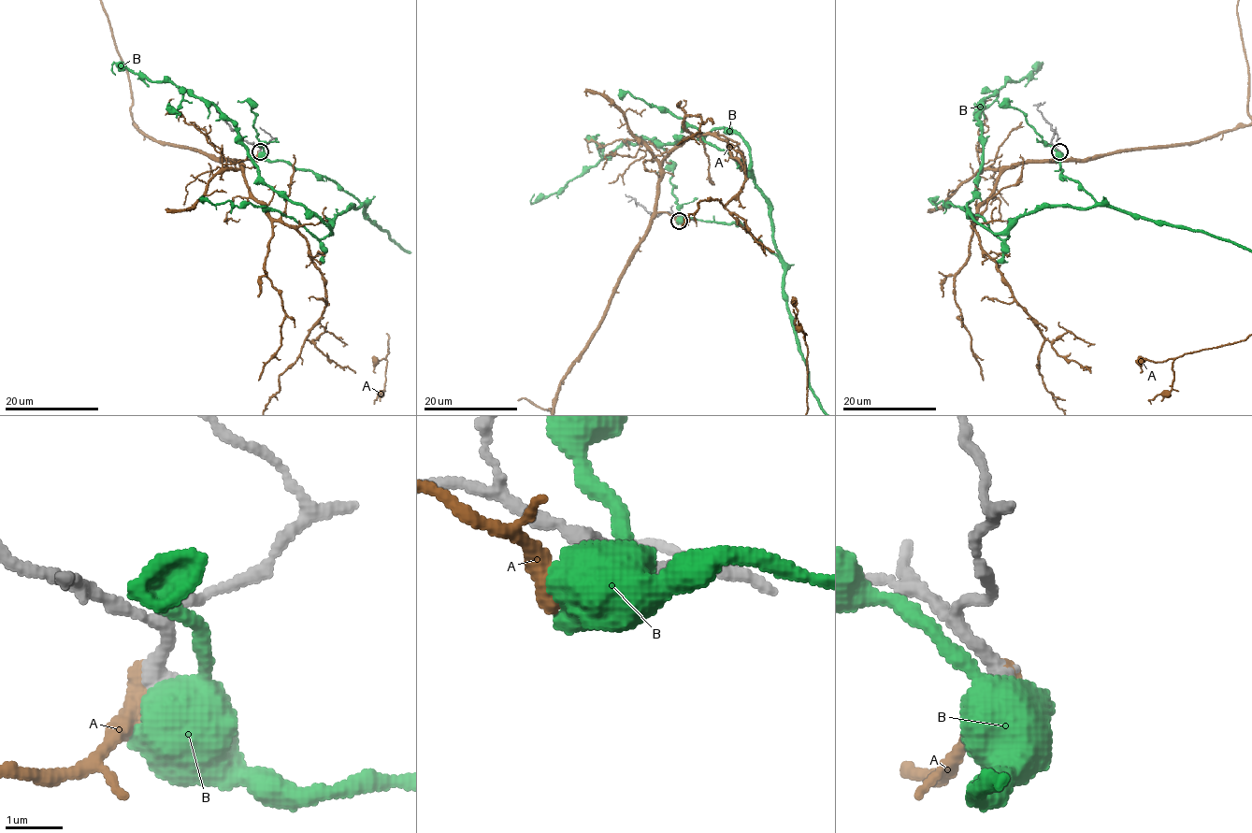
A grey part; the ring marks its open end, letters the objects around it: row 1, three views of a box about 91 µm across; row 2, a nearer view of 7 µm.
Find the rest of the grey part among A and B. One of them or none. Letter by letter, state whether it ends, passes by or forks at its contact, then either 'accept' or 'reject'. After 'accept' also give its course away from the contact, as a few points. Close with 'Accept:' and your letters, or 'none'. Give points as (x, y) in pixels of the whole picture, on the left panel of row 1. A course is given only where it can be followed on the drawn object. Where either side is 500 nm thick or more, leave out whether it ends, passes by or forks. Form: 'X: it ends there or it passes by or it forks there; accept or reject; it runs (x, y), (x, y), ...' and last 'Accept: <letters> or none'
A: it ends there; accept
B: reject
Accept: A

